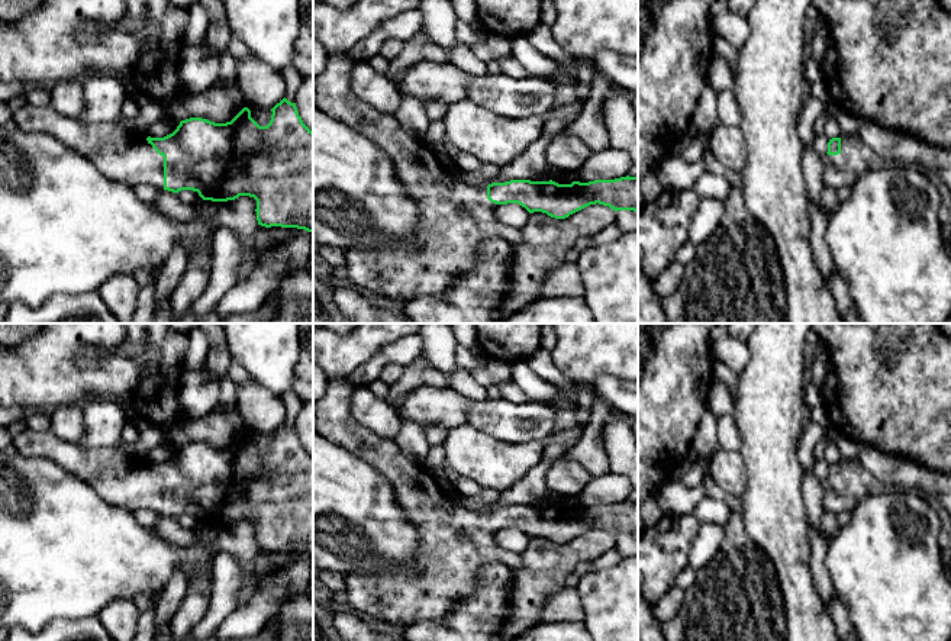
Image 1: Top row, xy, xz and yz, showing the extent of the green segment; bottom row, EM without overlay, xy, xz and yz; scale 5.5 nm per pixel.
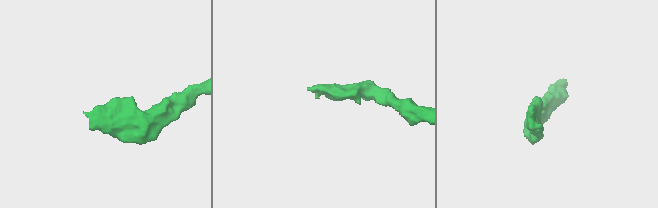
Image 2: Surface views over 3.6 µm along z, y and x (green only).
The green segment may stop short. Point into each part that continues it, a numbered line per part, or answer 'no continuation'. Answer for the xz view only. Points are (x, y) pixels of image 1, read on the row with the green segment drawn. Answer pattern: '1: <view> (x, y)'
1: xz (454, 216)

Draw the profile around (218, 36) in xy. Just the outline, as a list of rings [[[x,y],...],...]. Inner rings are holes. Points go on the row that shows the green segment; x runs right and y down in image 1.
[[[228,20],[210,22],[206,33],[206,52],[209,57],[220,58],[228,48],[232,35]]]

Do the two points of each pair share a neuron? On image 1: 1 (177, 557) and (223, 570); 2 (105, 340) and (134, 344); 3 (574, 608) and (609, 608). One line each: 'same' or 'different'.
1: different
2: different
3: different

